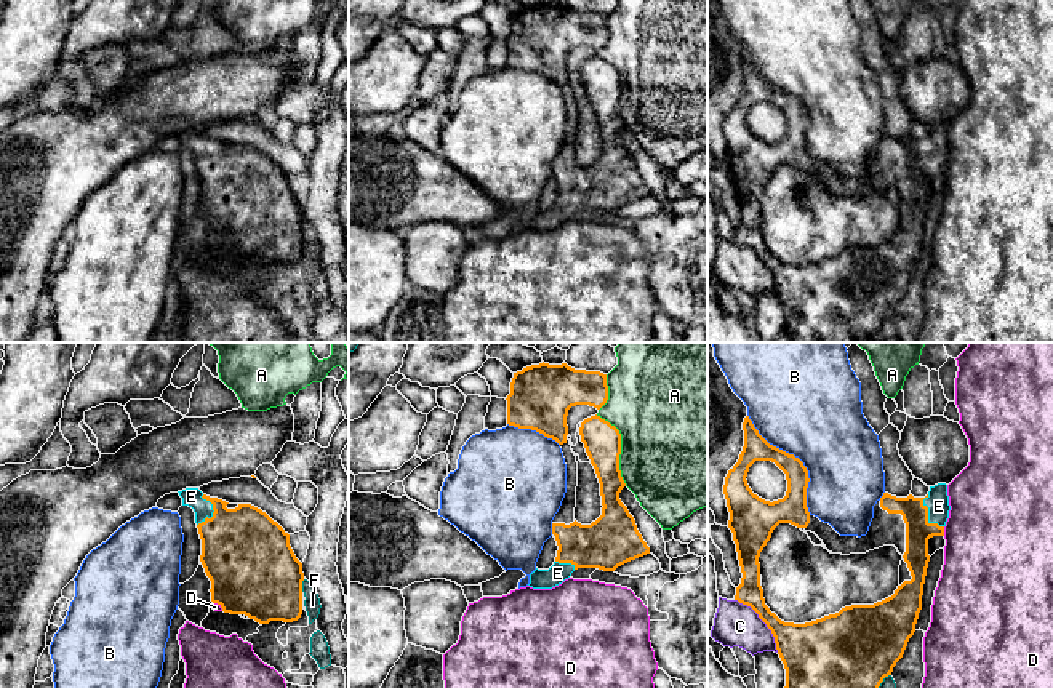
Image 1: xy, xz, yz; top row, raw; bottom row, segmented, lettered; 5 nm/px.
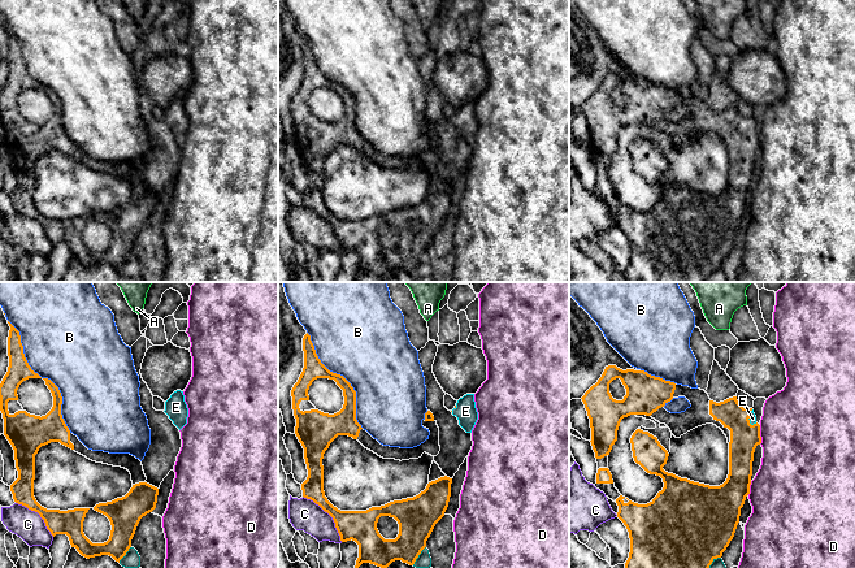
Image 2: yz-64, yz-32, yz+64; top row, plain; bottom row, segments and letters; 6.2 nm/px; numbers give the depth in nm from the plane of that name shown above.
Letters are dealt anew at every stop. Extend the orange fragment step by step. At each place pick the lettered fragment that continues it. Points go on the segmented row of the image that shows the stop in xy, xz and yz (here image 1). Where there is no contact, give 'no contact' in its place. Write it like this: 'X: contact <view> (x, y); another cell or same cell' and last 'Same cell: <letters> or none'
A: contact xz (620, 447); another cell
B: contact yz (797, 458); another cell
C: contact yz (764, 621); another cell
D: contact yz (943, 532); another cell
E: contact yz (927, 516); same cell
F: contact xy (301, 586); another cell
Same cell: E

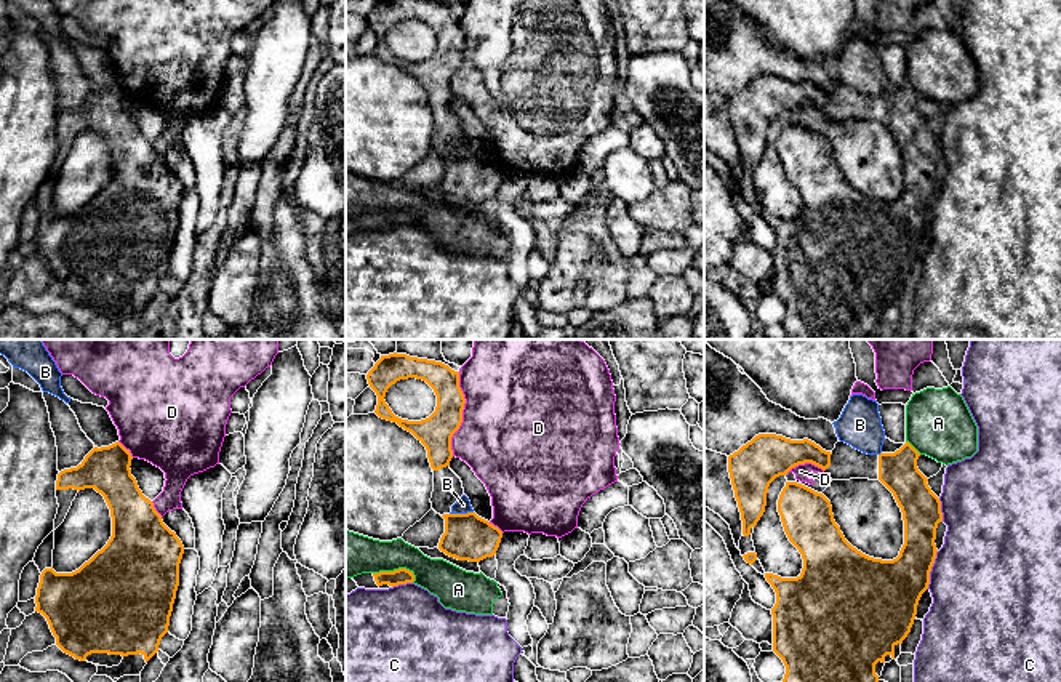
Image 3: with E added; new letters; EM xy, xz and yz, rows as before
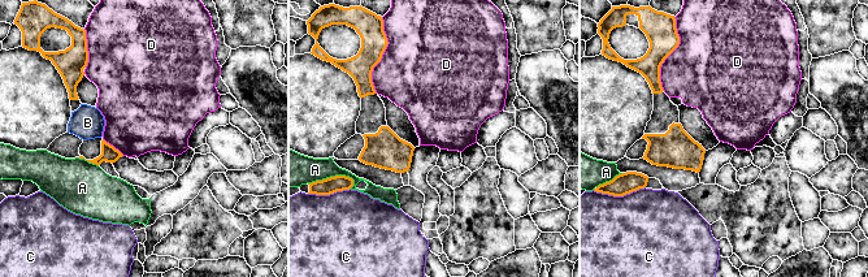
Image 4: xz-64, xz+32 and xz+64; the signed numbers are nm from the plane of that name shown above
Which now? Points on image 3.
A: contact xz (396, 570); another cell
B: contact xz (461, 514); another cell
C: contact yz (930, 570); another cell
D: contact xz (461, 413); another cell
Same cell: none

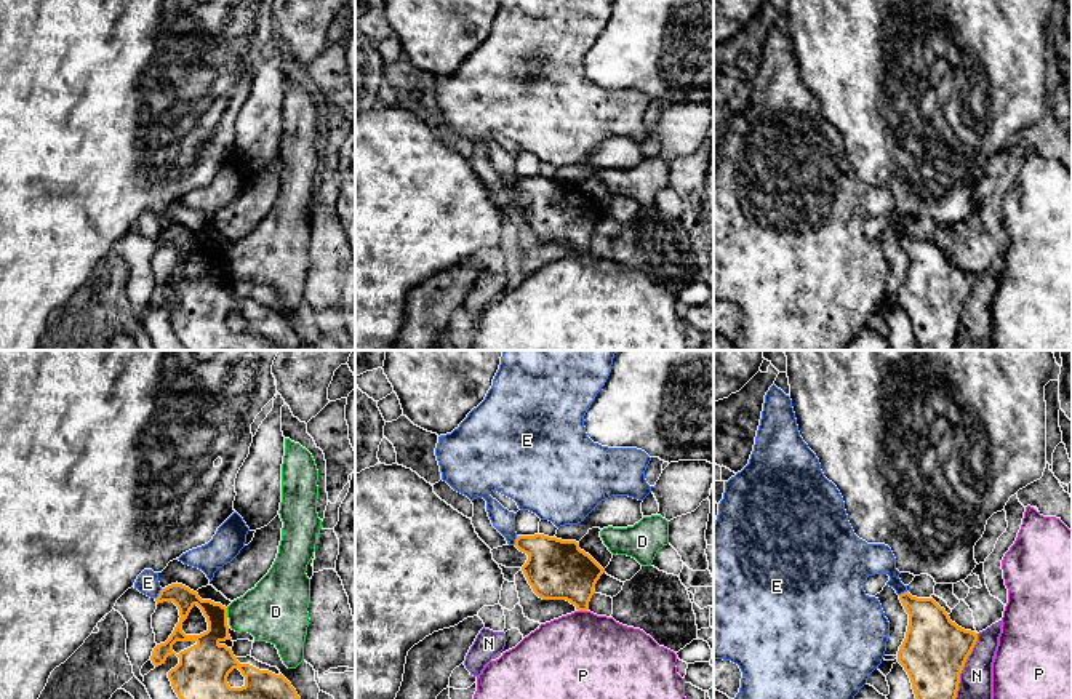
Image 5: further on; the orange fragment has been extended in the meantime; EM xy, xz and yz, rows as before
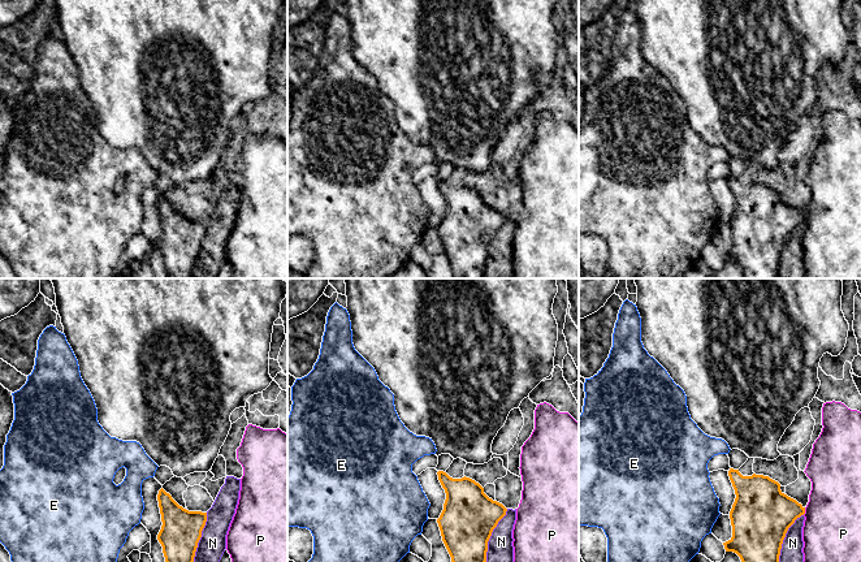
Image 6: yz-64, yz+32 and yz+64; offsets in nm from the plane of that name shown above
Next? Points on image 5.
D: contact xy (226, 613); another cell
E: contact xy (159, 594); another cell
N: contact yz (964, 666); another cell
P: contact xz (583, 610); another cell
Same cell: none

